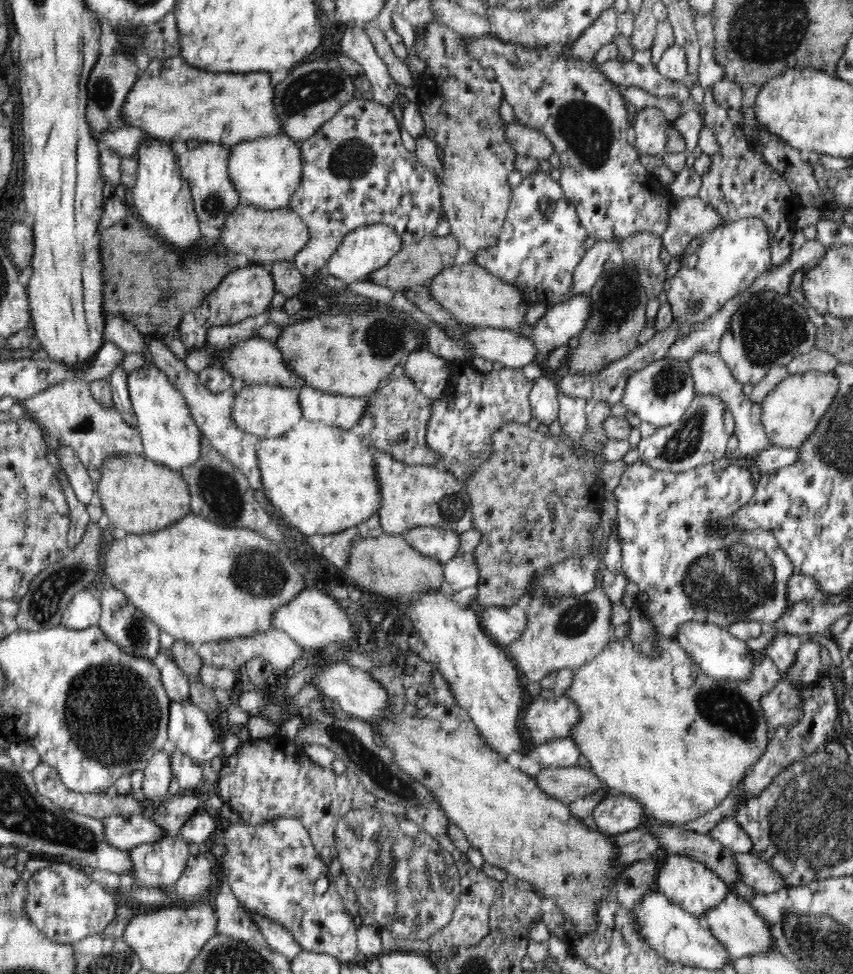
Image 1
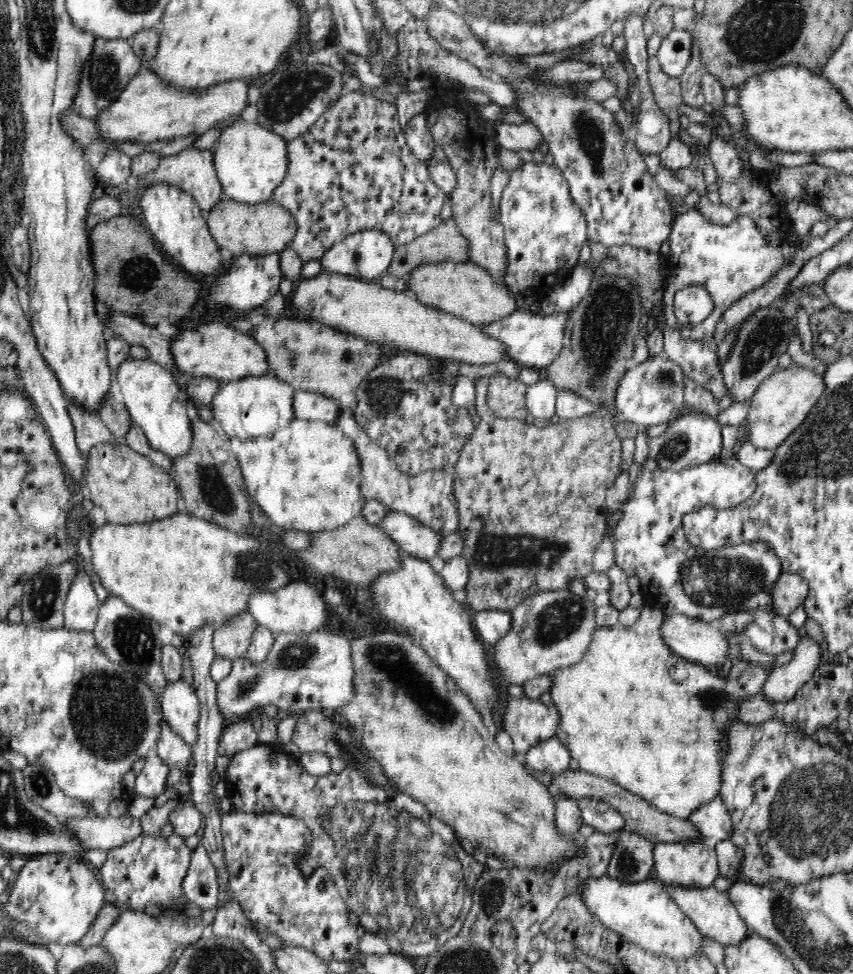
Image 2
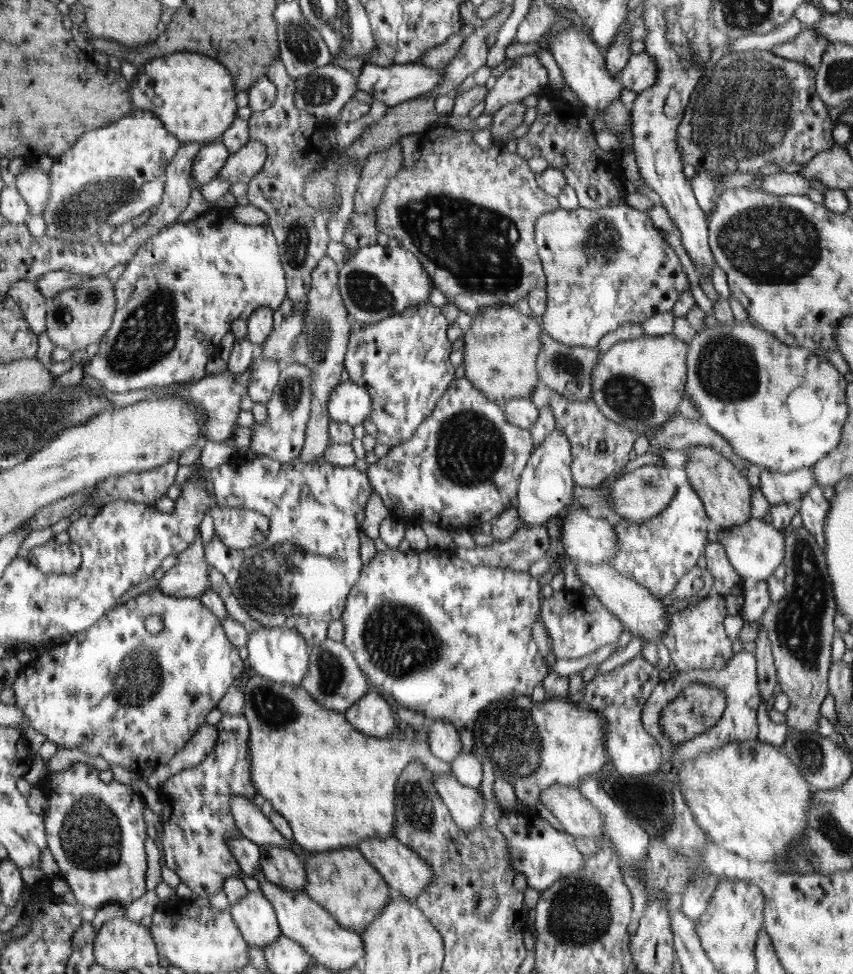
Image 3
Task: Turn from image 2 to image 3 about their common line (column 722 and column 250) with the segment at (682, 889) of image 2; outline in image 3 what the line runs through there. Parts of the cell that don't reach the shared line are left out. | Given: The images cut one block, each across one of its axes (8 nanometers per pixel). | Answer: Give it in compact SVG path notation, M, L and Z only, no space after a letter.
M248 892L229 909L249 946L264 951L264 947L276 943L283 934L274 906L261 892Z

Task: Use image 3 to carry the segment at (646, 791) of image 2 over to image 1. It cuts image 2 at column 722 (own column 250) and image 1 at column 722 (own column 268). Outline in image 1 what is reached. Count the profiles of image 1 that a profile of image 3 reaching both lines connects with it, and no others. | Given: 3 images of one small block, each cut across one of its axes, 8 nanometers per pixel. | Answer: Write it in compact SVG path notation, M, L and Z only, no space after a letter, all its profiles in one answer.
M654 629L652 643L656 645L657 656L643 656L639 652L639 645L627 636L621 641L610 640L602 650L593 657L593 660L580 665L580 668L573 670L573 682L568 689L564 690L565 698L572 699L576 703L576 707L580 709L580 720L572 726L572 732L569 736L576 743L580 754L588 759L591 764L590 769L600 778L613 793L621 793L630 795L638 802L642 803L645 812L654 816L658 821L664 820L668 823L678 823L685 825L686 823L708 814L708 811L716 808L726 796L732 794L732 791L744 780L744 777L752 769L754 764L758 762L758 758L766 752L768 746L768 721L764 717L764 709L760 707L760 698L764 694L768 694L770 690L776 687L778 682L782 681L780 671L774 664L774 661L764 655L758 657L752 666L752 672L749 673L748 681L726 681L716 680L712 676L706 676L701 668L691 659L684 649L680 648L680 643L676 640L662 636Z

